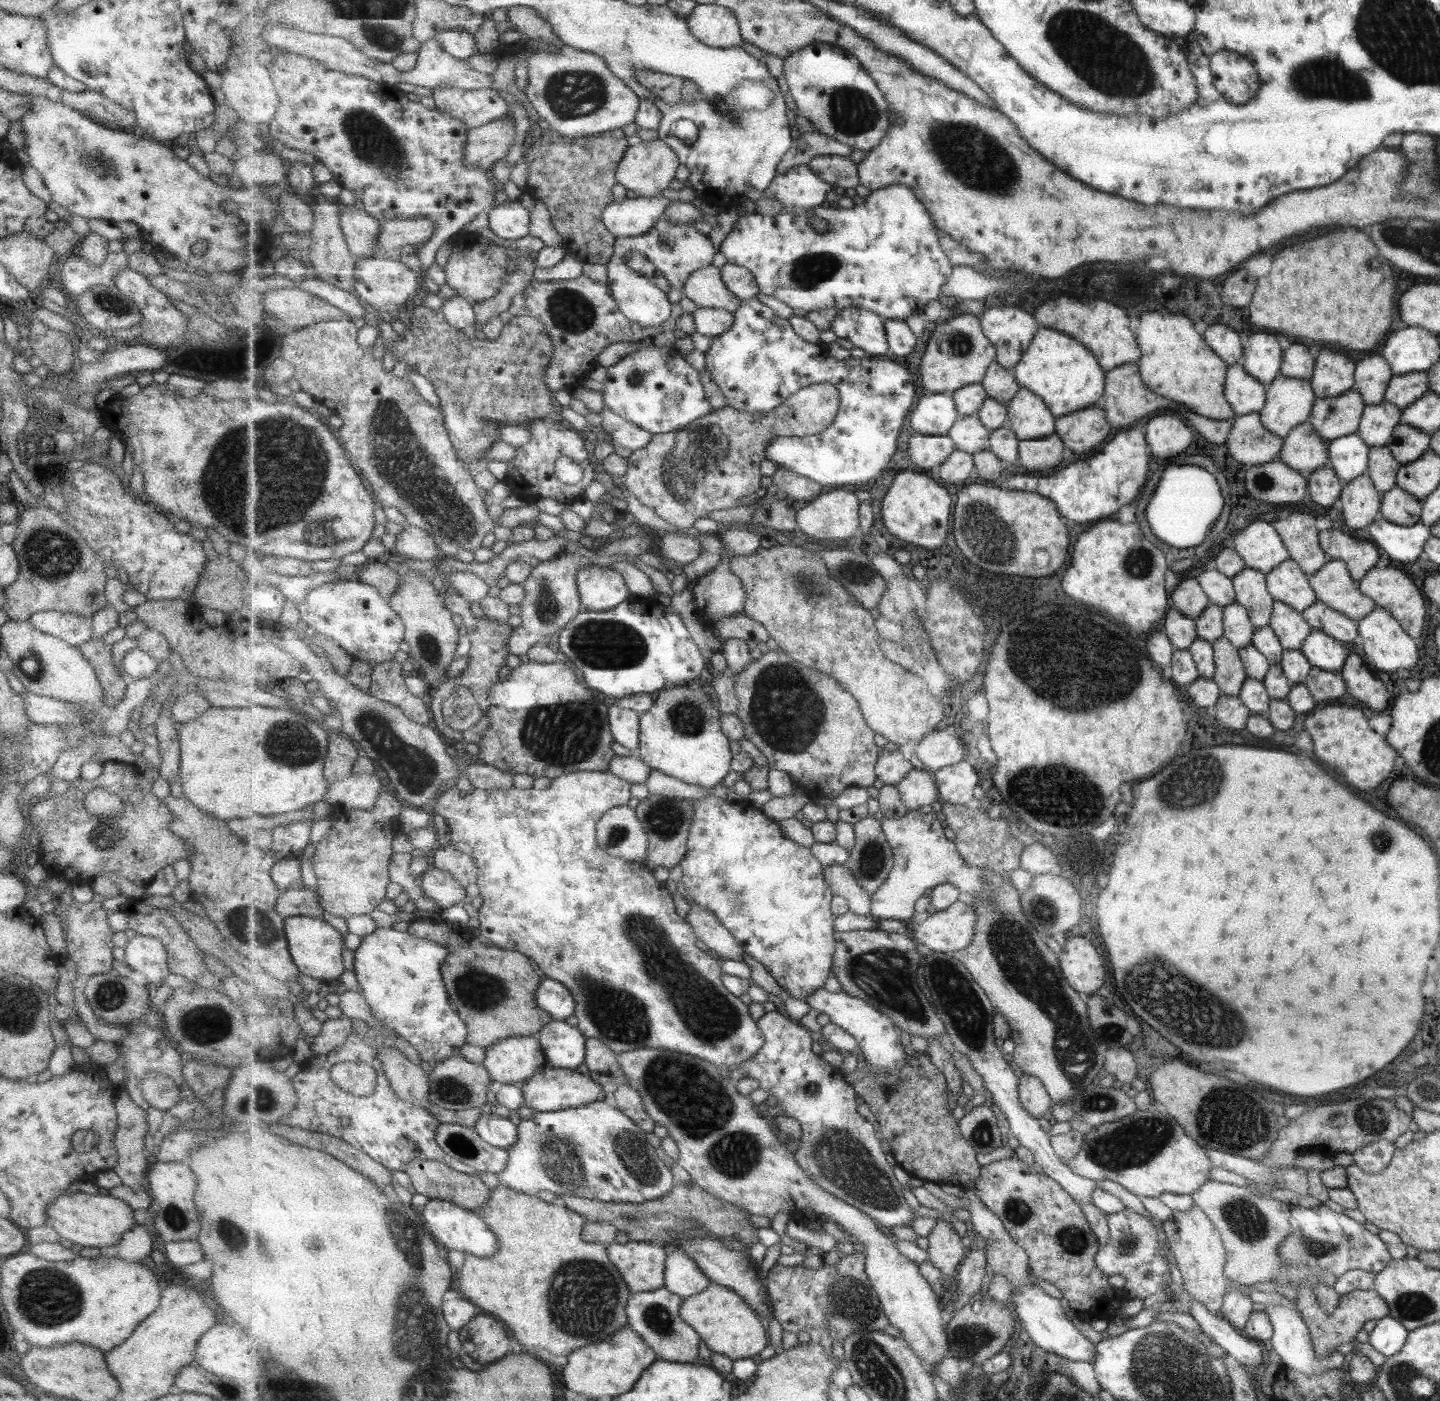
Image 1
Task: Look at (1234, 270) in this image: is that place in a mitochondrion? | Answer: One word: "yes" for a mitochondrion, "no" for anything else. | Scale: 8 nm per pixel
no

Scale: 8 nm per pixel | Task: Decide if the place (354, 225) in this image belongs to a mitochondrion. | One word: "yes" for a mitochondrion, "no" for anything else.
no

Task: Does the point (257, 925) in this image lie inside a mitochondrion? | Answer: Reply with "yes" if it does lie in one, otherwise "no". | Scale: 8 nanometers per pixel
yes

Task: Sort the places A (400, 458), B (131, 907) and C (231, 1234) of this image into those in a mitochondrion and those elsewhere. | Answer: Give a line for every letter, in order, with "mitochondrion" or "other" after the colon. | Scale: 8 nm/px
A: mitochondrion
B: other
C: mitochondrion

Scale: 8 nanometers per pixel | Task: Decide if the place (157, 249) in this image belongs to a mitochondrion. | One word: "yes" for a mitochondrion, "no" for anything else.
no

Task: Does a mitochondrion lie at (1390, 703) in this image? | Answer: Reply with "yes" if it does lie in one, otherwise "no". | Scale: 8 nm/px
no

